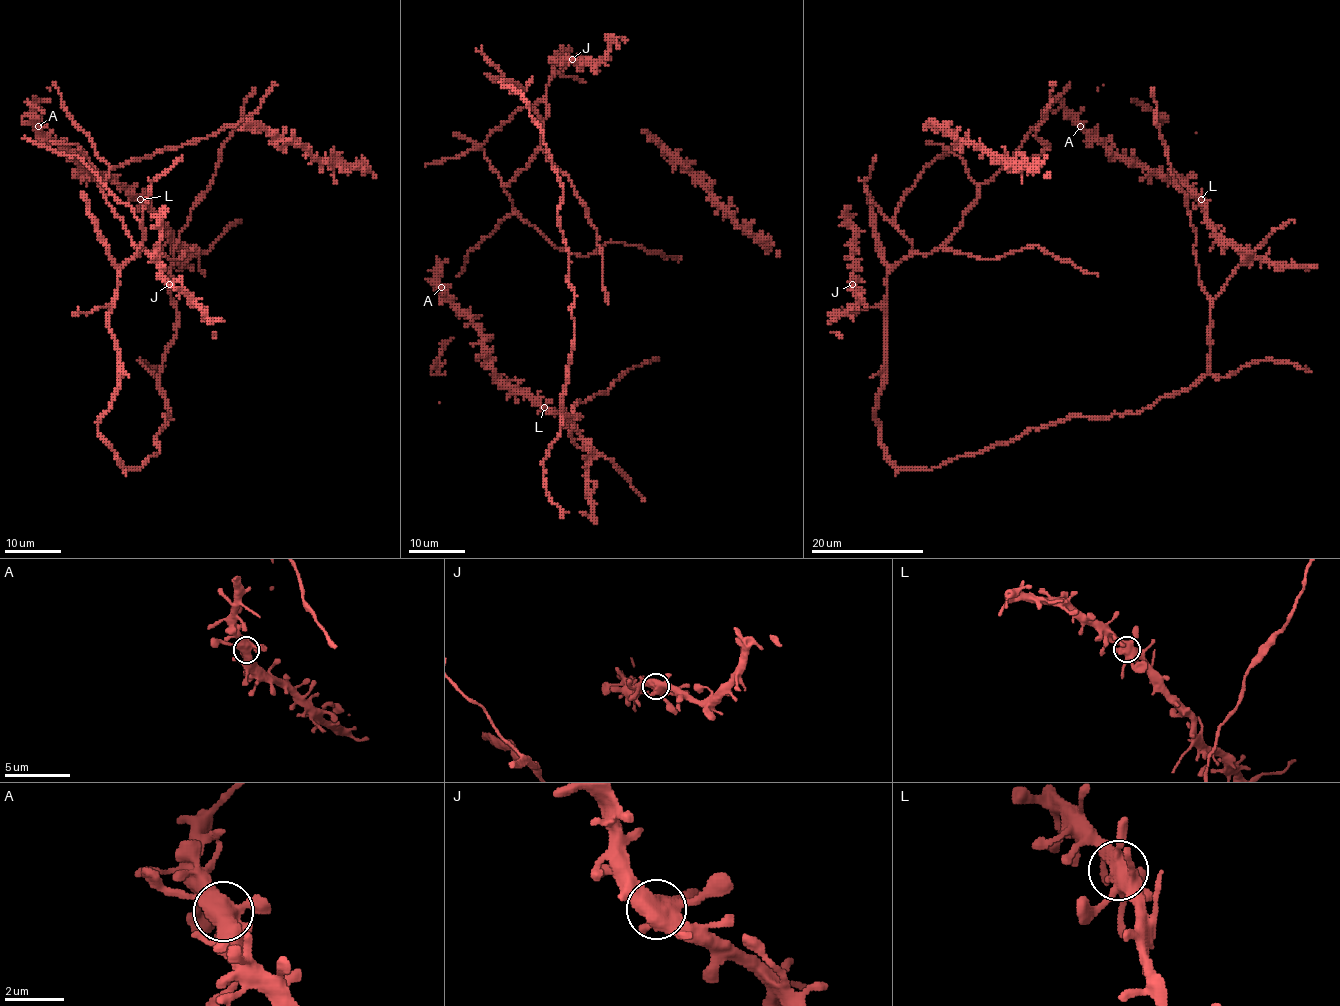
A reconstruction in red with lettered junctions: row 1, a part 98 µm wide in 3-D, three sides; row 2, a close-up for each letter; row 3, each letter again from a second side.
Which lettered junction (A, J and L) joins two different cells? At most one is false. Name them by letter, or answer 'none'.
none

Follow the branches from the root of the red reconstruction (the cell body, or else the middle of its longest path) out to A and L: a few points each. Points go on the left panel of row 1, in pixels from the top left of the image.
A: (156, 440), (170, 419), (159, 374), (177, 322), (167, 273), (183, 247), (136, 197), (93, 178), (38, 126)
L: (156, 440), (166, 414), (170, 419), (159, 374), (177, 322), (167, 273), (183, 257), (183, 247), (141, 199)

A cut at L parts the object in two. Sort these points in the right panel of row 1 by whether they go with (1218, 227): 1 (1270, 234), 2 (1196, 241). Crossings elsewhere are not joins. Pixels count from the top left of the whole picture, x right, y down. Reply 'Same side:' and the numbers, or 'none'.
Same side: none

